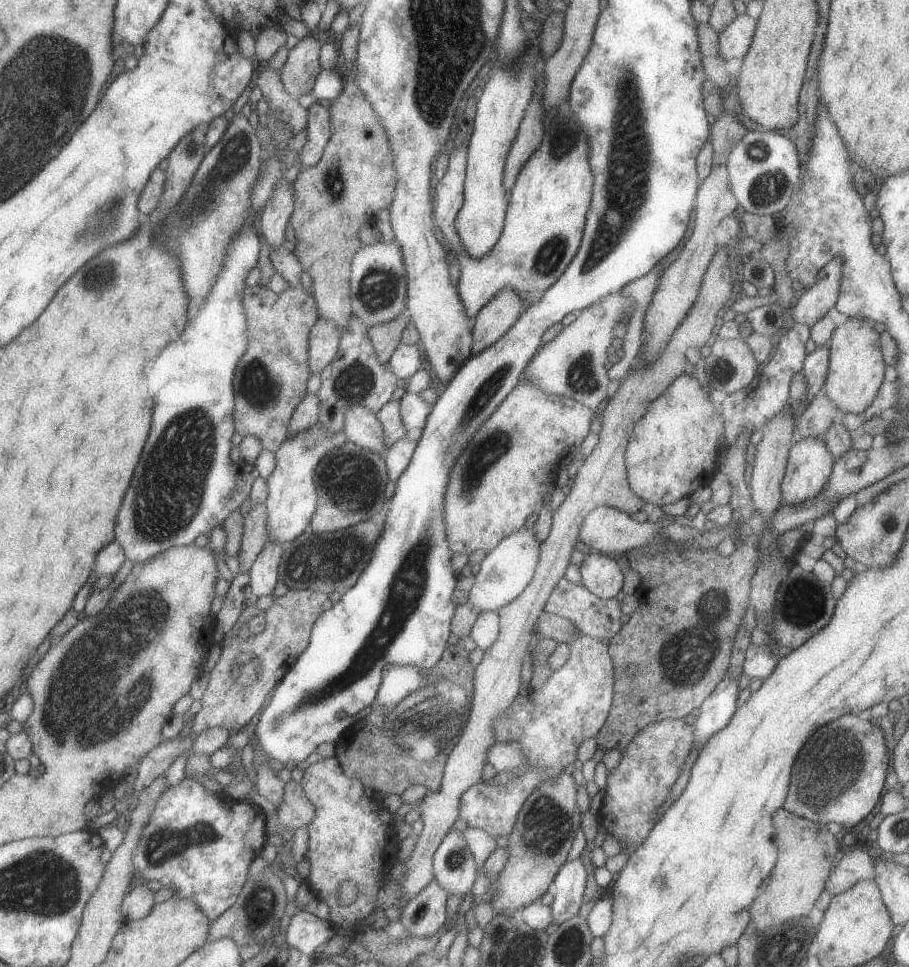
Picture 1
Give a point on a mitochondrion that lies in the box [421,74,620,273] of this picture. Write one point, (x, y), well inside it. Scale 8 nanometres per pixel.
(565, 141)

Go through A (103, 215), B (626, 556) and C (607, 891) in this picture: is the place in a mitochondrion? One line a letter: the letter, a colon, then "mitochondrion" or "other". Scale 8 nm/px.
A: mitochondrion
B: other
C: other

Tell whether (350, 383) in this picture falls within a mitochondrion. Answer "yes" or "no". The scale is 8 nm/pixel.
yes

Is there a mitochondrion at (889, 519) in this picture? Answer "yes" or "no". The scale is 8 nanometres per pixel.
yes

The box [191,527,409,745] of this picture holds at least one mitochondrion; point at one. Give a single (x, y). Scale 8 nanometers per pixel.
(347, 551)

